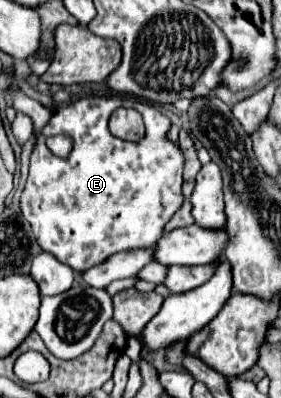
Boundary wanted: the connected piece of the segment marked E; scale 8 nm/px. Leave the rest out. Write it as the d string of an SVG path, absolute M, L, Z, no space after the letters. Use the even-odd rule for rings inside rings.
M87 96L79 98L73 104L59 106L49 124L43 128L29 164L29 178L21 192L21 212L25 220L31 224L33 234L41 250L53 254L59 262L65 262L77 272L83 272L95 264L101 264L115 252L151 248L153 242L163 234L163 226L171 220L171 216L183 206L183 164L185 156L177 142L169 140L171 120L155 106L147 102L139 102L135 98L123 96ZM127 106L135 108L145 122L145 136L139 142L127 142L111 136L107 128L107 120L113 110ZM65 134L73 138L73 150L67 158L55 156L47 146L47 136Z

